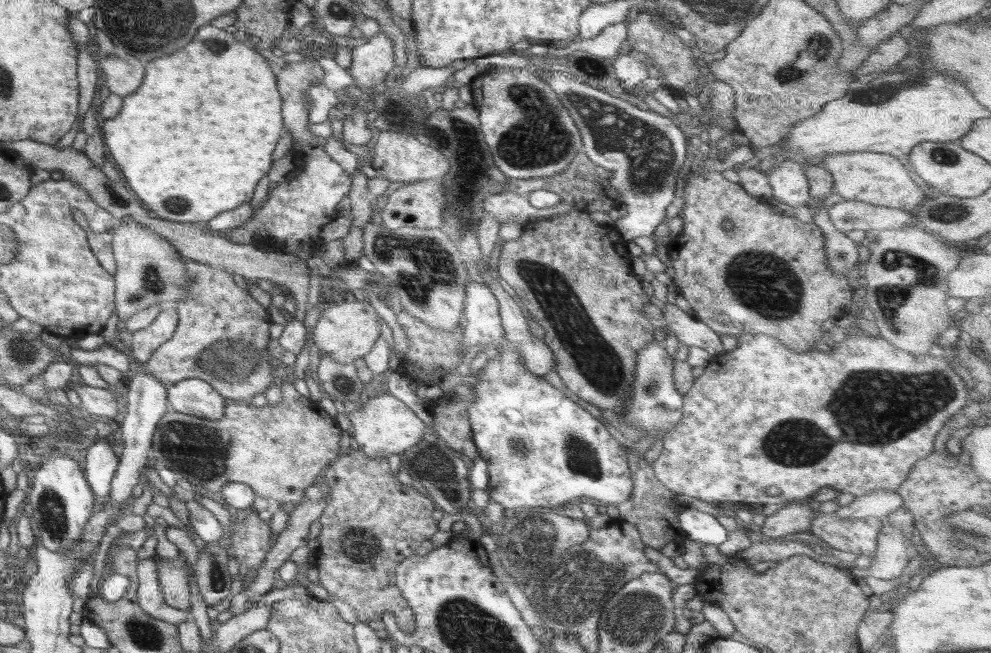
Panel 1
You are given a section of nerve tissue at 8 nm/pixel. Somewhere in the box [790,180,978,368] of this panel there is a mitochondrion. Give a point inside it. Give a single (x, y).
(891, 297)

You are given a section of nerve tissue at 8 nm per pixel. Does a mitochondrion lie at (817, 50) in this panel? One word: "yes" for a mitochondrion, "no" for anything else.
yes

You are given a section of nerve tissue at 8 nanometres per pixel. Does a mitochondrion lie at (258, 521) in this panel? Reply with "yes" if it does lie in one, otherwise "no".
no

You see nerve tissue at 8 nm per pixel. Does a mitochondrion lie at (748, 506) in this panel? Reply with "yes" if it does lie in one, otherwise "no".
no

